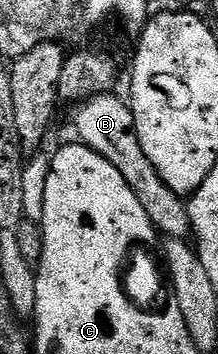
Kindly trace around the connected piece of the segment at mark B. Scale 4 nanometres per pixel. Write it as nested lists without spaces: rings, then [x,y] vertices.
[[[113,92],[101,93],[95,97],[87,97],[77,106],[74,113],[74,129],[78,132],[77,140],[92,151],[96,151],[120,175],[124,175],[124,183],[136,191],[136,199],[148,211],[148,219],[152,219],[155,229],[166,239],[186,239],[191,236],[190,211],[187,202],[160,179],[156,167],[144,155],[144,147],[140,147],[140,139],[136,135],[134,113],[125,100],[114,97]]]

